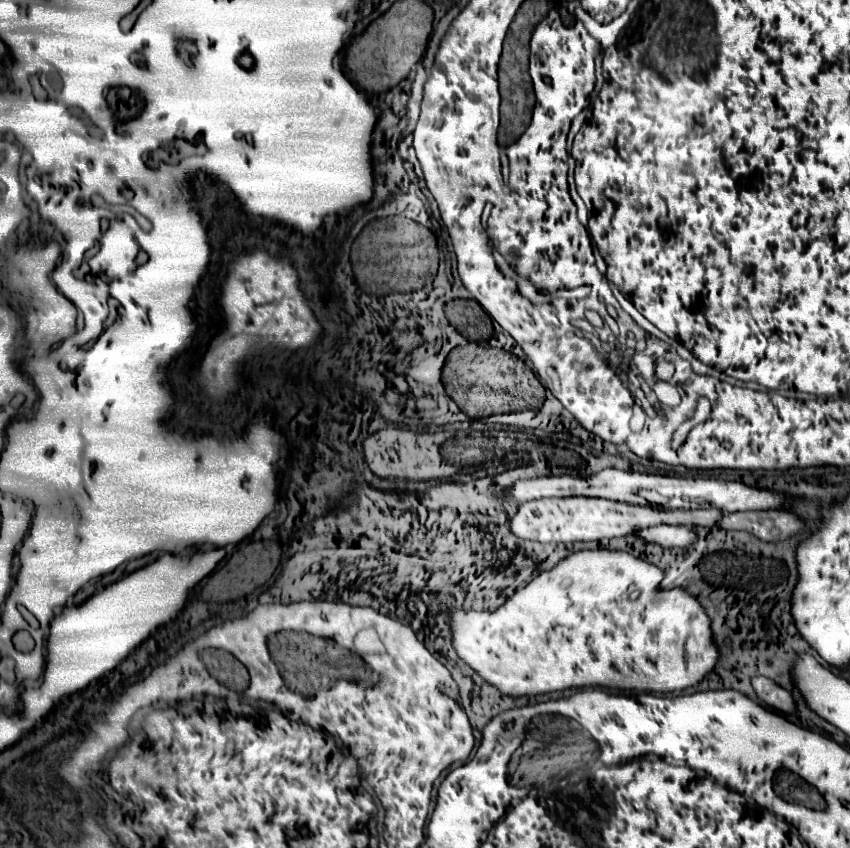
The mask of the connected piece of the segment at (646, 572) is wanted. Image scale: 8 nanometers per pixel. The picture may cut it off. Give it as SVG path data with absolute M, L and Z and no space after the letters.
M578 550L562 558L552 570L540 572L494 612L454 608L448 616L452 646L476 674L512 698L588 686L662 694L686 690L714 670L720 652L712 638L710 616L700 600L684 588L660 590L662 578L664 572L658 566L630 552Z

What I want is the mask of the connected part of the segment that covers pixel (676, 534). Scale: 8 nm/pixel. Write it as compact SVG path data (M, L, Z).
M658 524L652 528L638 528L634 532L644 542L654 542L662 548L688 548L696 542L696 532L682 524Z

